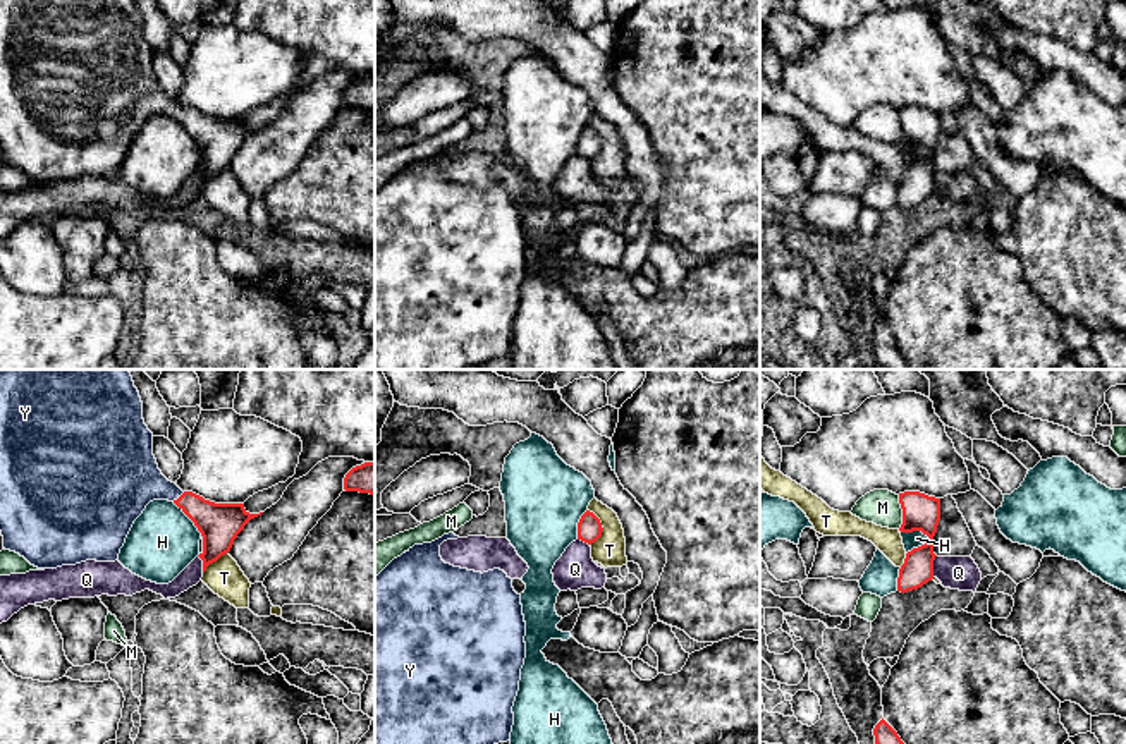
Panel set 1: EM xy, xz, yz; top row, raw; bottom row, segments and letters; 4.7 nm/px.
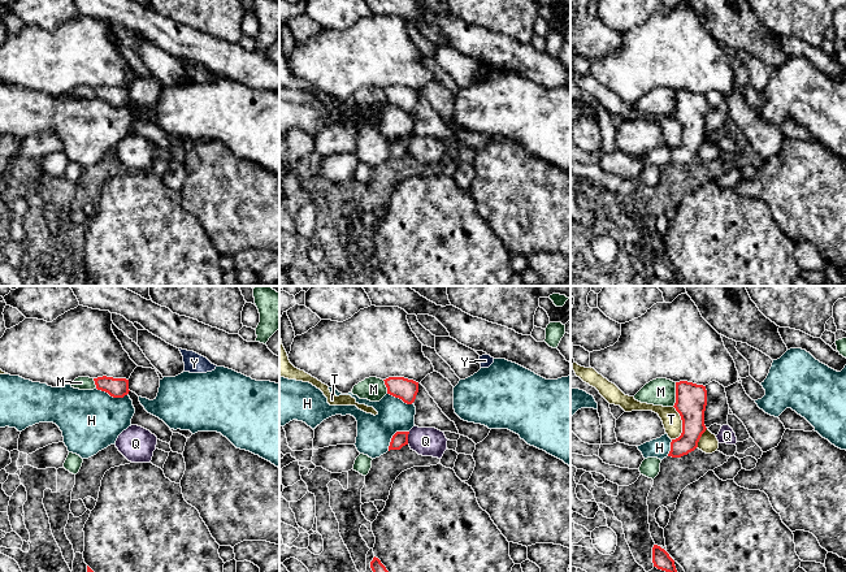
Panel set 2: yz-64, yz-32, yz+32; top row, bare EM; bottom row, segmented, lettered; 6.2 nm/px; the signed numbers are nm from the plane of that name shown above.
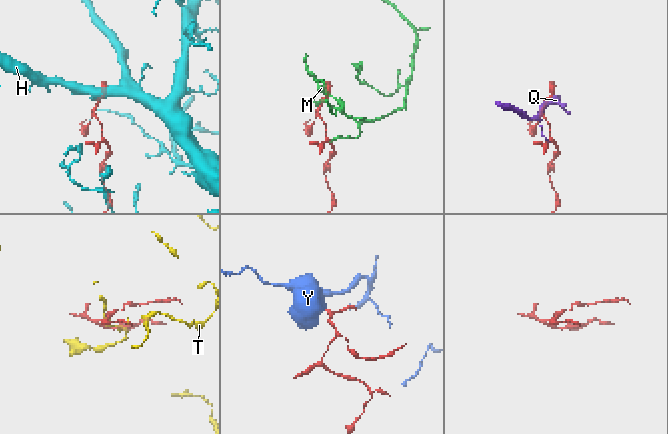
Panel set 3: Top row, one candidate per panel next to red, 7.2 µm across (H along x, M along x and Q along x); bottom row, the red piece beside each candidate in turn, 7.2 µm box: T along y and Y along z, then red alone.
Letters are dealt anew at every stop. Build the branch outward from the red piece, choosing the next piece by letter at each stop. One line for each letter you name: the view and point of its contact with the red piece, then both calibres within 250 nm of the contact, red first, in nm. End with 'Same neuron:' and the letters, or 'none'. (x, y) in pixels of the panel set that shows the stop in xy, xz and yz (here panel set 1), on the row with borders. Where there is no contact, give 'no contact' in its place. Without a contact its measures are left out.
Y: meets red in xy at (179, 497); 190 nm thick on the red side, 280 nm on the other
Same neuron: Y

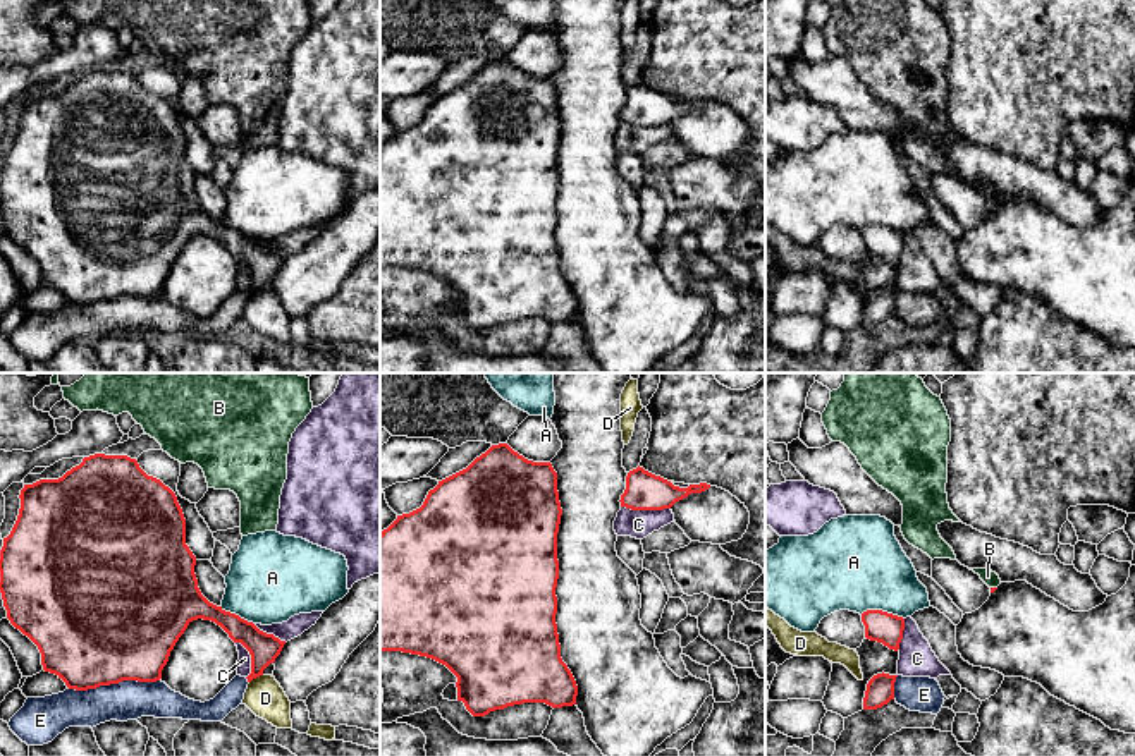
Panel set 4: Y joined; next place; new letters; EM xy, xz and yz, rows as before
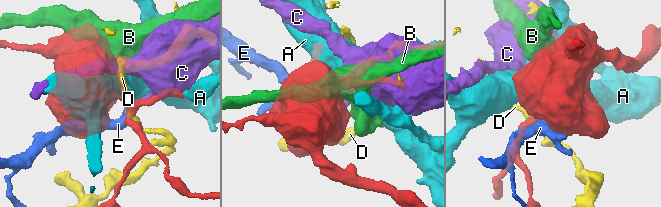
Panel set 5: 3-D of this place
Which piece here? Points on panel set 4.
Same neuron: none

